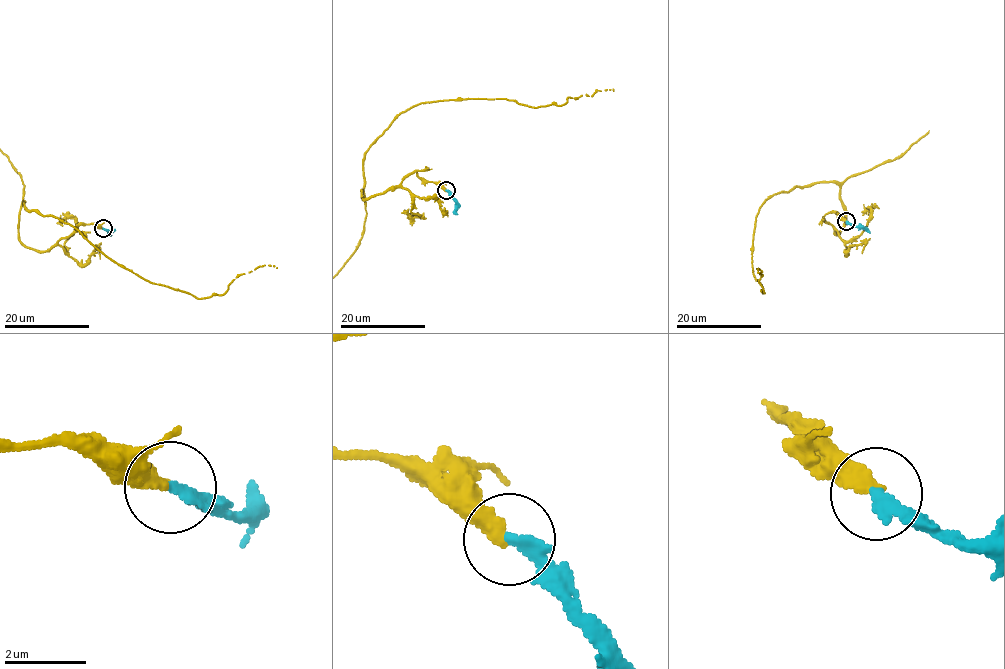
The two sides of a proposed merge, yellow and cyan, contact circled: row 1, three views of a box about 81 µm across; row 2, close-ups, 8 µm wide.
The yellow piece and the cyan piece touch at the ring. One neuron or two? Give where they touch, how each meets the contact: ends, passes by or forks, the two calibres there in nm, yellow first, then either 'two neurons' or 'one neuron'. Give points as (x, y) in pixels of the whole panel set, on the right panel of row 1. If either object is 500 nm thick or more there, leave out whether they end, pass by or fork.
at (846, 221); yellow ends there; cyan ends there; 400 nm thick on the yellow side, 280 nm on the other; one neuron

